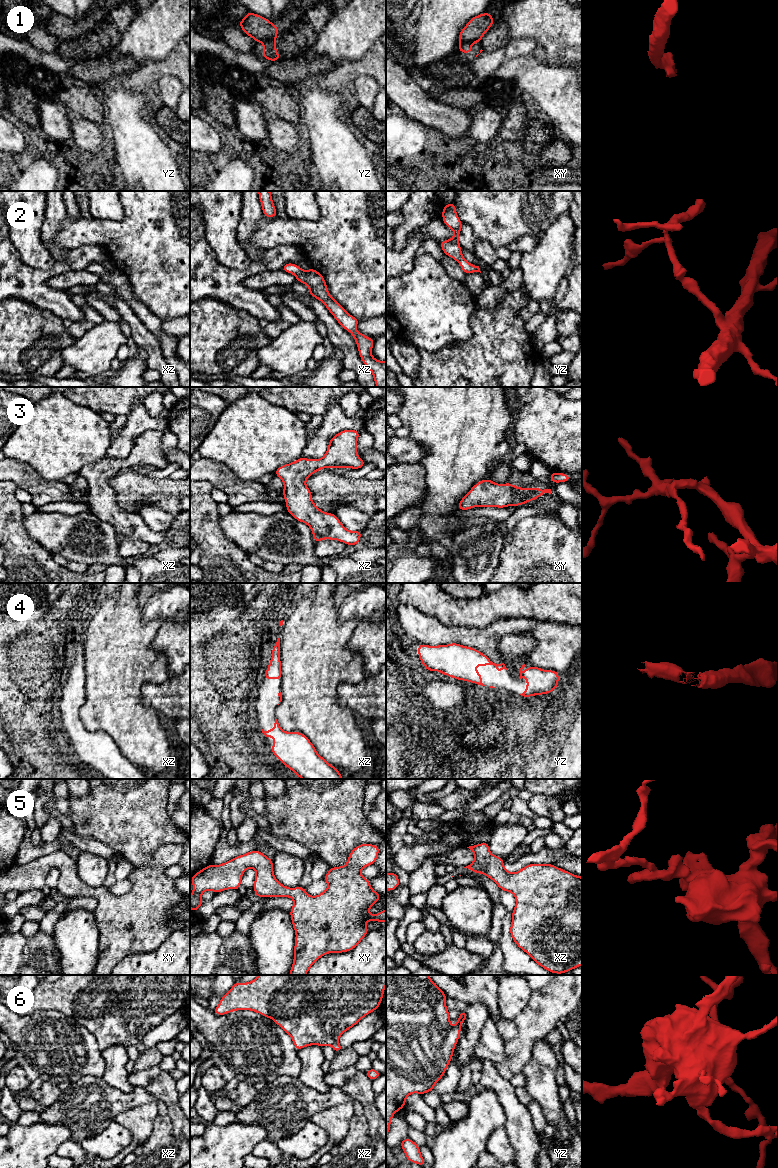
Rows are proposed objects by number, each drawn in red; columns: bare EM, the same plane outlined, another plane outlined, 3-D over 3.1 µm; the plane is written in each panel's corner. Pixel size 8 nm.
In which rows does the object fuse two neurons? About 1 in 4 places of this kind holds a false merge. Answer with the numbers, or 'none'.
1

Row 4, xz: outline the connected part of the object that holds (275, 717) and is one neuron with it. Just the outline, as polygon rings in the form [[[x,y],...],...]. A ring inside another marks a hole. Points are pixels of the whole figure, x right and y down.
[[[276,717],[274,729],[264,731],[265,737],[274,738],[270,751],[280,759],[287,768],[302,779],[344,779],[339,770],[321,757],[310,740],[302,733],[285,732]]]

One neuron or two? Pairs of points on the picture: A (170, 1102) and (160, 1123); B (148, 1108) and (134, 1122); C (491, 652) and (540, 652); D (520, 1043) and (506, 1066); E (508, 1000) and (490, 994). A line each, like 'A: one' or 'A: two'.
A: two
B: one
C: one
D: one
E: two

